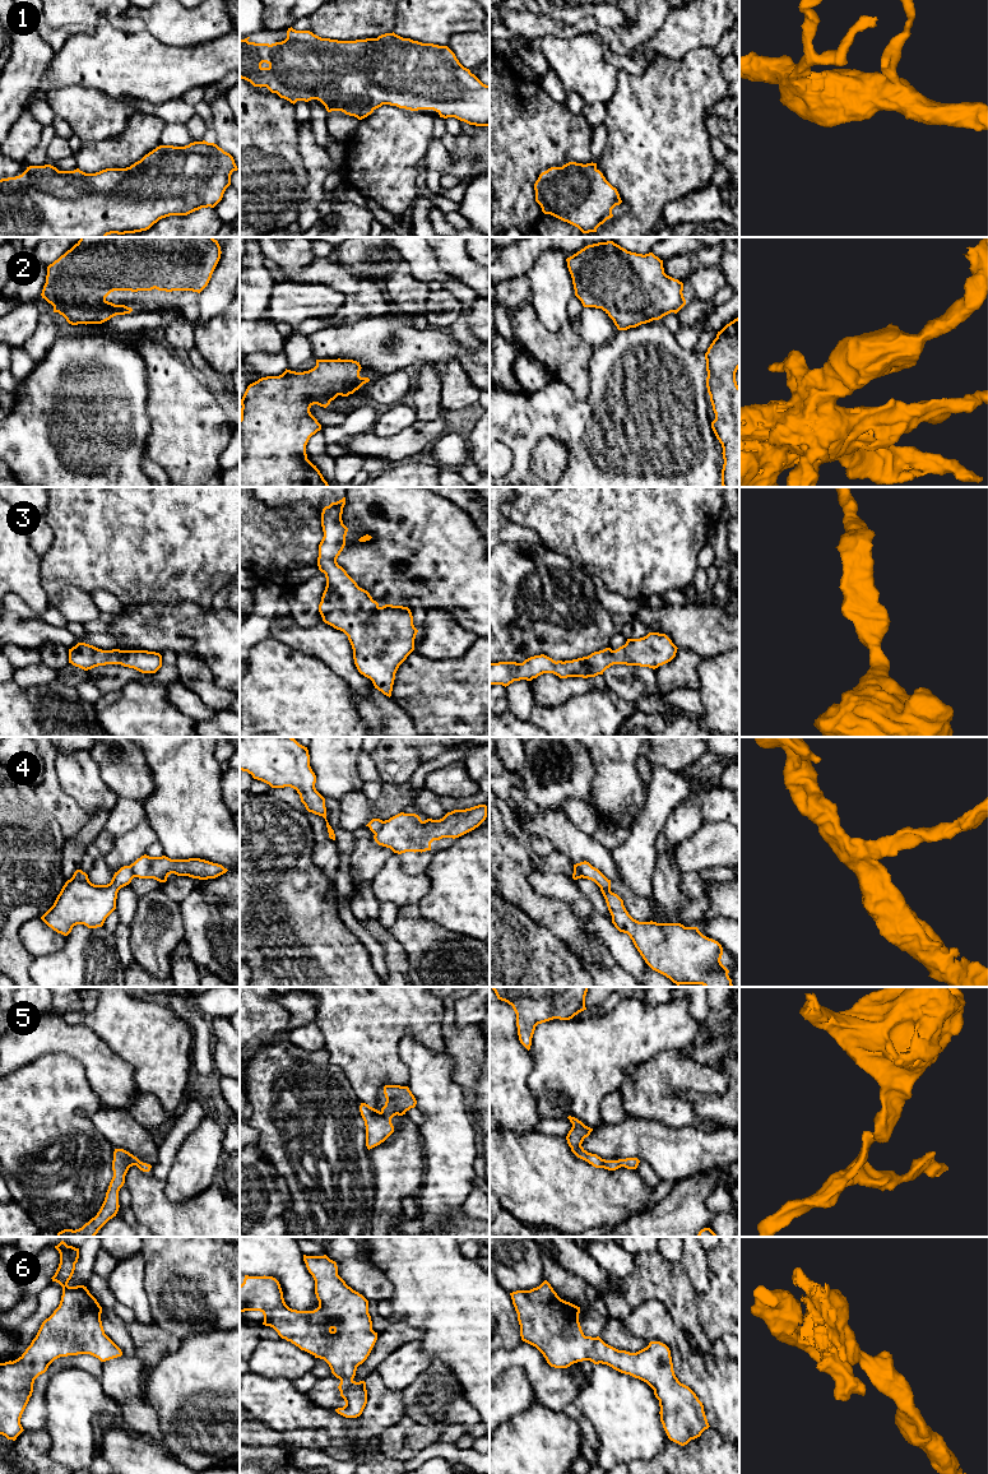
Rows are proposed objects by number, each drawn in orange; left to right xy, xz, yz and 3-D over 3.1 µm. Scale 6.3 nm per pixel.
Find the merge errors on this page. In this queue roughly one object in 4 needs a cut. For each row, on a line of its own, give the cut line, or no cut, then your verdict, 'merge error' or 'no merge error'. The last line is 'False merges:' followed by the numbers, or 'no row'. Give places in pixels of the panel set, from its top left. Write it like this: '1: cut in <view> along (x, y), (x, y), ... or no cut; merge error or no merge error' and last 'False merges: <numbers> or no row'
1: no cut; no merge error
2: no cut; no merge error
3: no cut; no merge error
4: cut in xz along (384, 821), (375, 834); merge error
5: no cut; no merge error
6: no cut; no merge error
False merges: 4

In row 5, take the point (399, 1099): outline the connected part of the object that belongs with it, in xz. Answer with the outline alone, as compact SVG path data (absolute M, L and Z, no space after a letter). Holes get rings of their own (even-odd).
M385 1085L385 1106L377 1111L366 1103L361 1103L360 1112L366 1126L366 1146L372 1149L384 1142L393 1132L391 1118L403 1116L414 1108L417 1100L408 1086Z

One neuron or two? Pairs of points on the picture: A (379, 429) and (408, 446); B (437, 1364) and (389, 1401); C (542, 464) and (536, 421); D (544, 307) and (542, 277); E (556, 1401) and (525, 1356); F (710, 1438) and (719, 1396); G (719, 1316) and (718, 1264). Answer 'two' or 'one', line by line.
A: two
B: two
C: two
D: one
E: one
F: two
G: one

